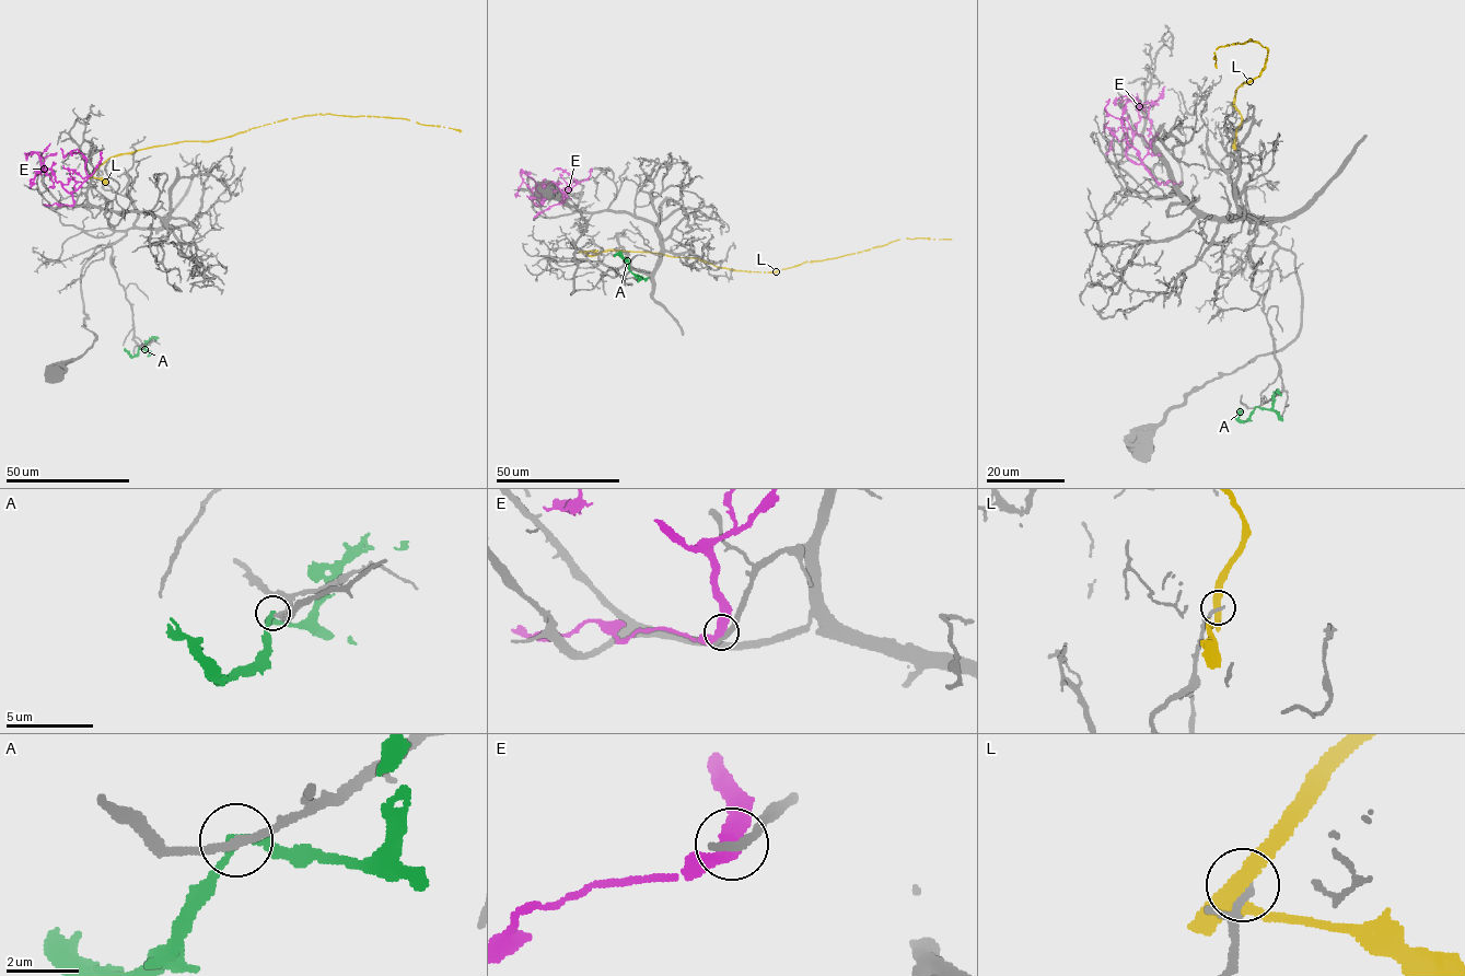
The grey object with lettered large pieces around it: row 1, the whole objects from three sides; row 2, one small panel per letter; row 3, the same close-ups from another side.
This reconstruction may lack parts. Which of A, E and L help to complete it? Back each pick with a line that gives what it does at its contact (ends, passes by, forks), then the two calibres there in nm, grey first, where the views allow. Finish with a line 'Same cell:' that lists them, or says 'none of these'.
Same cell: none of these

